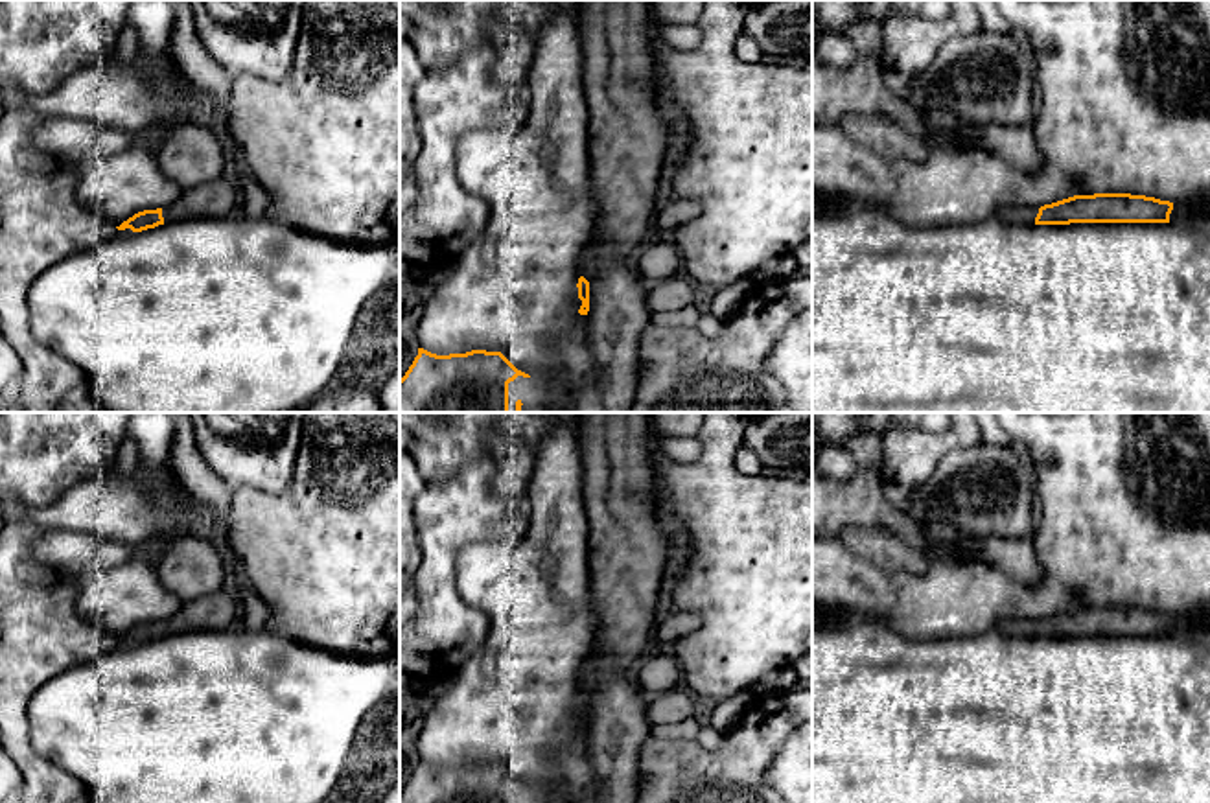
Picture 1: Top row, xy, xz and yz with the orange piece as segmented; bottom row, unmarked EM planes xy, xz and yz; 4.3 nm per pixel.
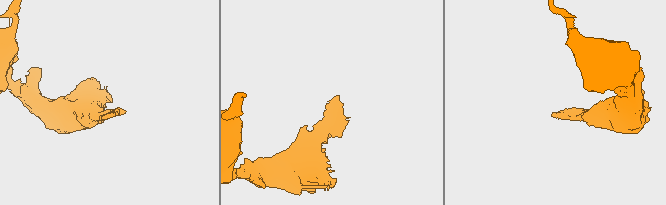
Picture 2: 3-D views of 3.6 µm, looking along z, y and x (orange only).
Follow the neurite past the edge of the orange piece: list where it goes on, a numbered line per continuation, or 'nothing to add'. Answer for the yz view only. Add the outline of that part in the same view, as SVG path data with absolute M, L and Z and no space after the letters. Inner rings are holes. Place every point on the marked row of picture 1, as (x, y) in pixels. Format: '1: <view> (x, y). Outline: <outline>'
1: yz (1188, 210). Outline: M1195 199L1173 203L1169 221L1192 223L1210 228L1210 204L1203 204L1201 201Z
2: yz (1015, 214). Outline: M1011 206L1011 208L1000 208L996 212L996 217L1006 223L1033 225L1037 214L1039 208Z

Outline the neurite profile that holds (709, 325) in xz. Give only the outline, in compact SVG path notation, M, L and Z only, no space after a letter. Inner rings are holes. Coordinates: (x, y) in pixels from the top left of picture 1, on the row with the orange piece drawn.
M704 308L700 322L696 326L704 335L716 337L724 330L724 320L715 317L709 309Z

